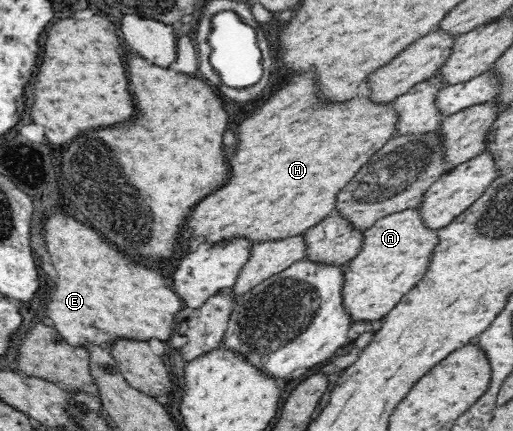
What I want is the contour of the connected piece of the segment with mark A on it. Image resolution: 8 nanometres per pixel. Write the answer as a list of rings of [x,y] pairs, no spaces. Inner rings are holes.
[[[418,209],[386,215],[363,230],[361,250],[343,266],[342,303],[351,321],[381,322],[400,297],[424,277],[437,243],[437,230],[425,226]]]

